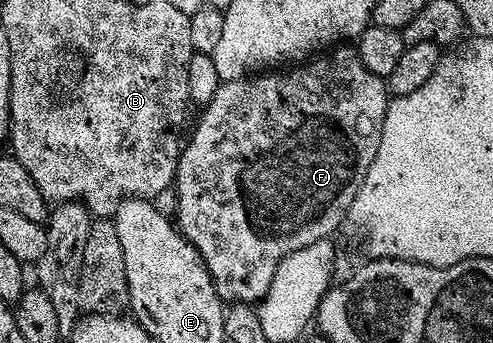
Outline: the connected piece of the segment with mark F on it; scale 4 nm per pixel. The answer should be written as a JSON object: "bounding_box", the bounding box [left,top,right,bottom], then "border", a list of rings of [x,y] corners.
{"bounding_box":[176,44,388,304],"border":[[[342,44],[305,64],[295,65],[285,72],[263,72],[257,76],[223,82],[216,88],[216,96],[201,111],[202,119],[194,130],[194,135],[182,147],[178,158],[176,175],[176,225],[182,235],[197,248],[208,272],[214,281],[214,287],[223,303],[258,304],[261,303],[272,284],[277,266],[289,254],[307,248],[317,241],[331,237],[334,229],[343,225],[346,213],[350,211],[356,192],[372,164],[376,160],[376,148],[380,148],[382,125],[388,105],[388,87],[385,81],[364,66],[357,49],[350,44]]]}

